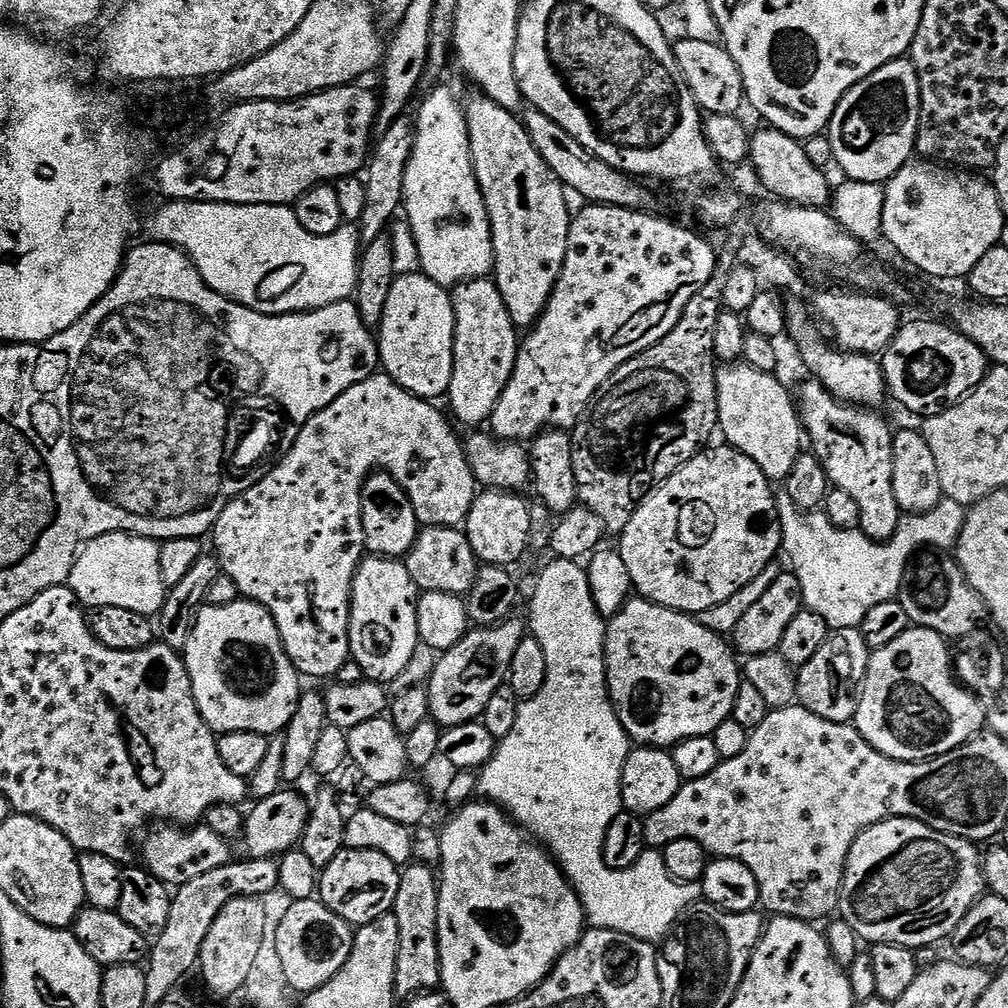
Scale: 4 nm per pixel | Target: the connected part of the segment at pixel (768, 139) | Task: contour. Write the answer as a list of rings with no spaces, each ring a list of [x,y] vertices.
[[[764,126],[761,132],[753,131],[751,138],[752,145],[748,151],[750,165],[756,171],[761,186],[766,191],[773,192],[777,201],[802,208],[824,210],[829,207],[834,195],[833,185],[828,185],[827,174],[808,157],[808,152],[804,149],[807,147],[801,141],[771,126]]]

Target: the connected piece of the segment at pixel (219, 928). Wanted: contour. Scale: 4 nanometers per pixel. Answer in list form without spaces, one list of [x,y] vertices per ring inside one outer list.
[[[240,897],[223,907],[200,947],[198,970],[212,993],[226,998],[245,987],[264,939],[264,927],[264,906],[257,897]]]

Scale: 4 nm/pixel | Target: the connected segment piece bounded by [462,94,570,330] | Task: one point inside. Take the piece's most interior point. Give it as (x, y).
(529, 218)

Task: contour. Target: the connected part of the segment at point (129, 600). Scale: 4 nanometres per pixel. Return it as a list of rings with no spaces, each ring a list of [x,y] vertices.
[[[111,532],[88,541],[81,547],[74,566],[70,570],[67,587],[80,599],[85,609],[93,610],[100,607],[117,607],[119,609],[136,611],[140,615],[152,618],[159,613],[164,604],[166,589],[162,582],[162,566],[158,566],[160,544],[147,540],[144,536],[134,536],[130,532]]]

